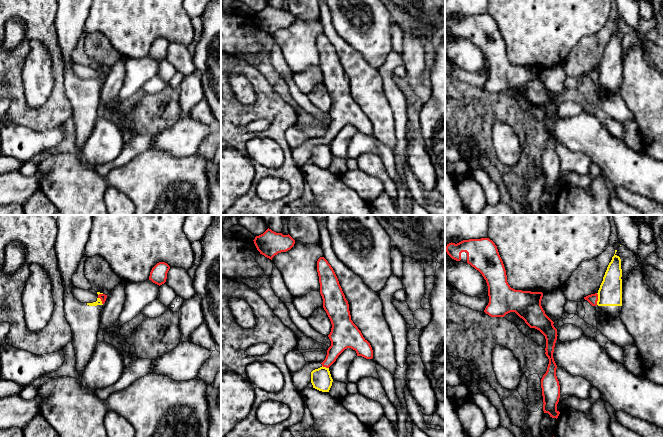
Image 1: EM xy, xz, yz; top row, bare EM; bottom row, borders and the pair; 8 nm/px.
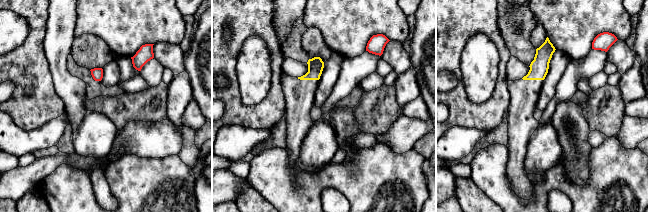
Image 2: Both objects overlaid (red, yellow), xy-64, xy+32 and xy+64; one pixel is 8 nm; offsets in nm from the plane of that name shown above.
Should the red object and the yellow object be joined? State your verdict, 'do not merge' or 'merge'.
do not merge

